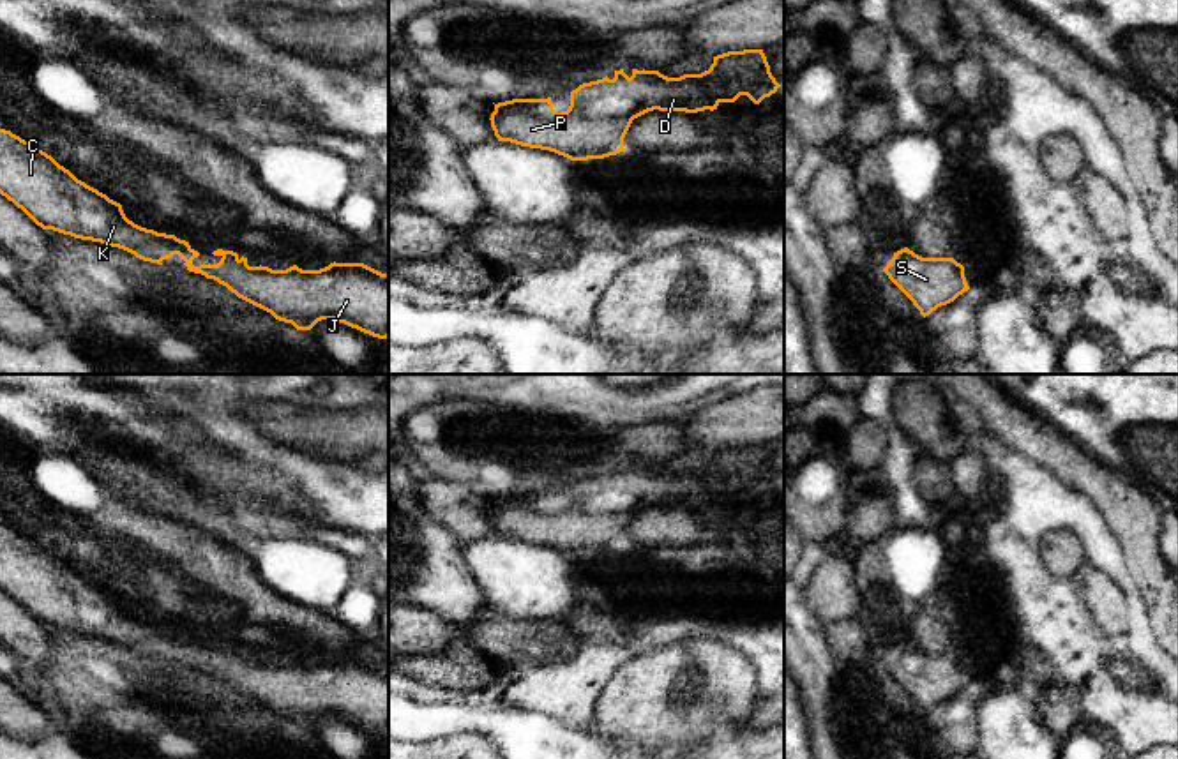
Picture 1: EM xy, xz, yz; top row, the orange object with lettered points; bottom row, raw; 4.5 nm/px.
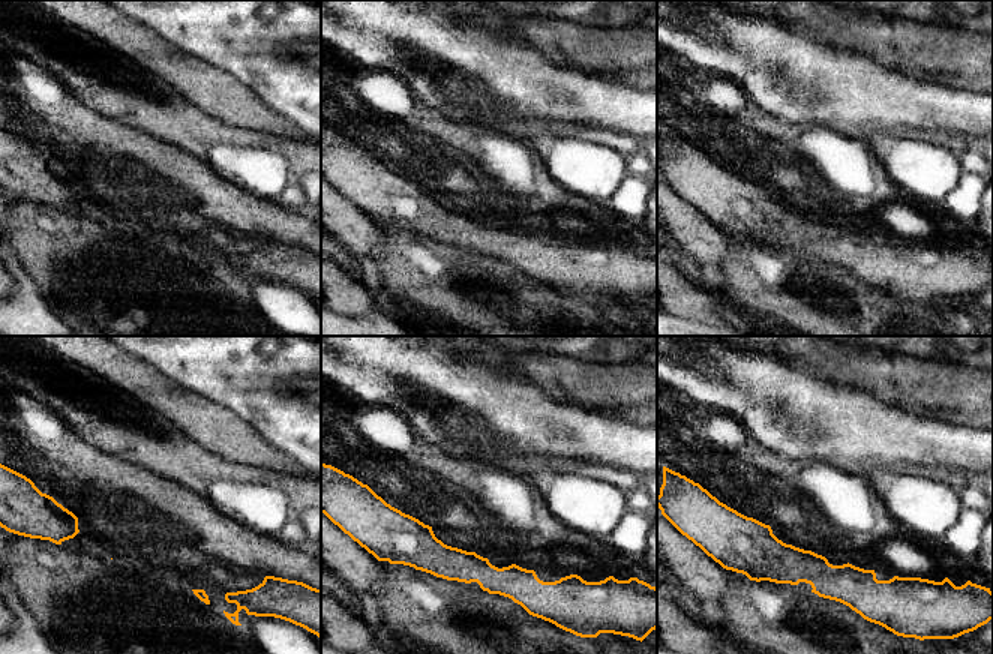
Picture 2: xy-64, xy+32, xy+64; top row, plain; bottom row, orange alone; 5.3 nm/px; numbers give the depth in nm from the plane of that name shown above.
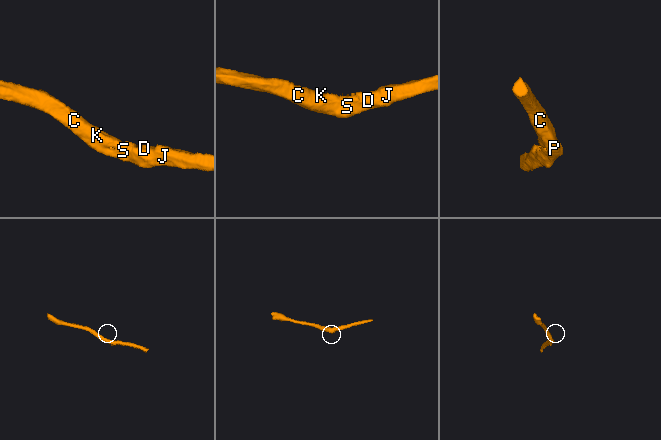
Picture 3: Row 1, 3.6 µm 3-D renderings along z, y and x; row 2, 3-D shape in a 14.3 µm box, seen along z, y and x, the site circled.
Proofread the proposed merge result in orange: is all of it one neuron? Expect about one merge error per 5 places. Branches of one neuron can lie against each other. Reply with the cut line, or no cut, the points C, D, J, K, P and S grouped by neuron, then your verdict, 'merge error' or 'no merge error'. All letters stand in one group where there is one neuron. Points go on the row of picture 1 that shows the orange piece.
no cut; C D J K P S; no merge error

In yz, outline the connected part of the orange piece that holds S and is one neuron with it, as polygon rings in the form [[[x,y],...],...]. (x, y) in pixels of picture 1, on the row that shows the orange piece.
[[[908,247],[894,252],[883,272],[924,318],[970,289],[964,267],[954,258],[922,258]]]

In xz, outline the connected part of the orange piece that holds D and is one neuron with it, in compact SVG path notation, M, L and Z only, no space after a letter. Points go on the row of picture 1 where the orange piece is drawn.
M763 49L728 51L714 56L710 69L701 74L668 78L659 71L632 69L629 78L620 69L615 71L613 79L606 76L572 90L567 111L556 113L551 97L512 99L495 104L489 120L498 141L549 150L570 161L604 159L623 152L623 138L632 120L648 111L714 111L721 102L735 102L740 95L747 95L754 104L759 104L779 86Z

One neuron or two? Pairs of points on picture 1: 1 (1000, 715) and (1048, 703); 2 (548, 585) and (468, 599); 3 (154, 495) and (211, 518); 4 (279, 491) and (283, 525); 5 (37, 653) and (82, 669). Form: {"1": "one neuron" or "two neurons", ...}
{"1": "two neurons", "2": "two neurons", "3": "one neuron", "4": "two neurons", "5": "two neurons"}

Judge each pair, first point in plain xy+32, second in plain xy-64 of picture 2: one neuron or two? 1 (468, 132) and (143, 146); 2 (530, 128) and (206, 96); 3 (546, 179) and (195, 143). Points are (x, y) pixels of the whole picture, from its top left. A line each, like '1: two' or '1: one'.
1: one
2: two
3: two

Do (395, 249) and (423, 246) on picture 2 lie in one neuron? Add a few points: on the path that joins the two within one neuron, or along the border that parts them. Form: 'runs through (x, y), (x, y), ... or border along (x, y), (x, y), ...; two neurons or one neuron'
runs through (402, 249), (416, 249); one neuron

